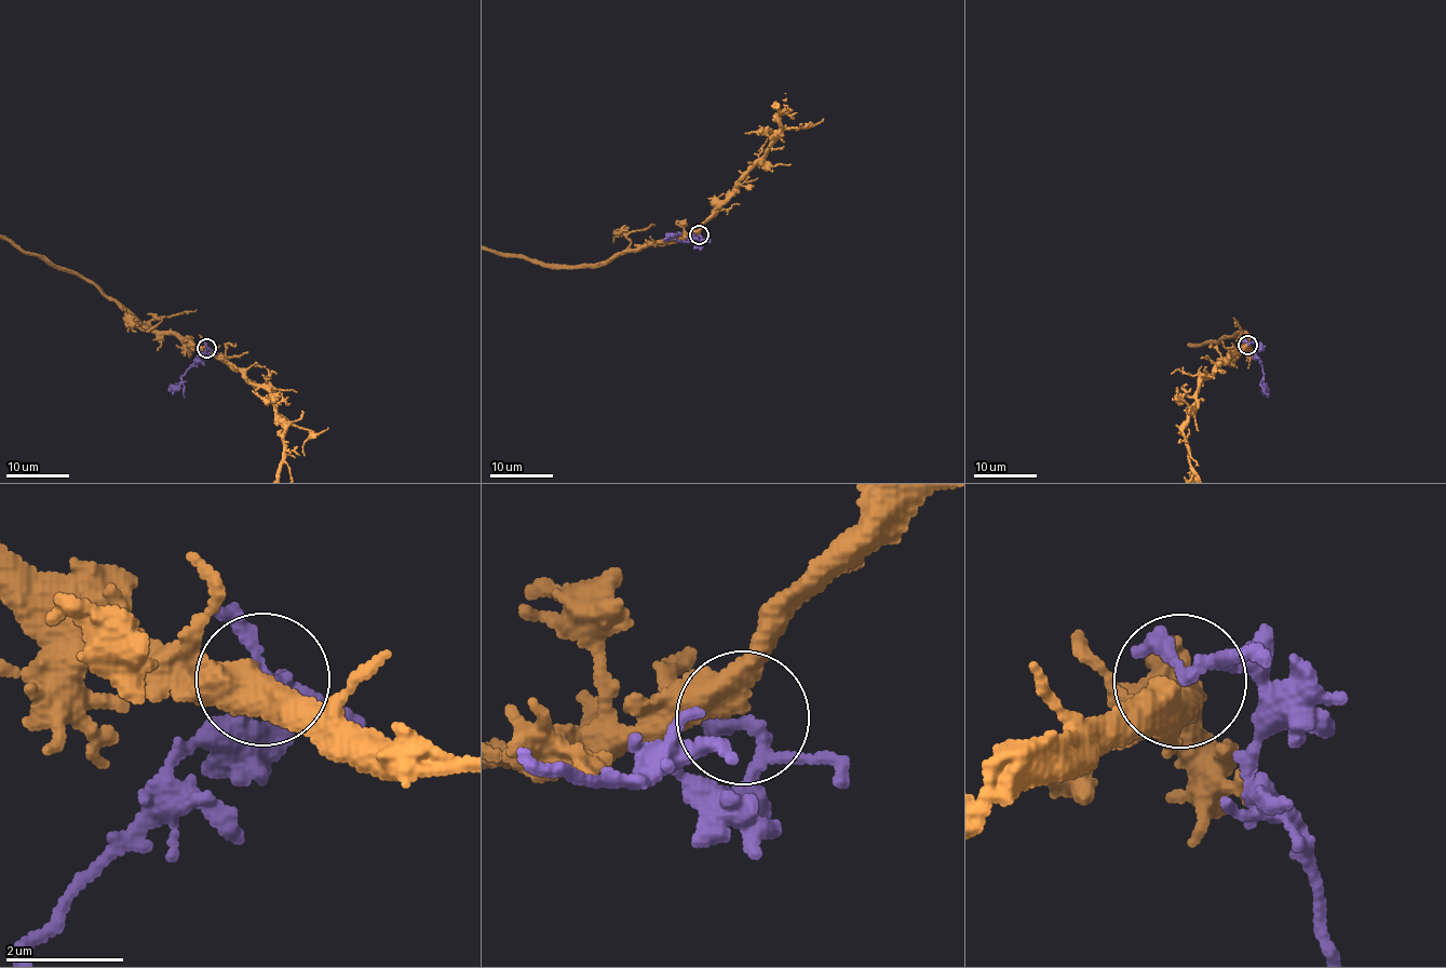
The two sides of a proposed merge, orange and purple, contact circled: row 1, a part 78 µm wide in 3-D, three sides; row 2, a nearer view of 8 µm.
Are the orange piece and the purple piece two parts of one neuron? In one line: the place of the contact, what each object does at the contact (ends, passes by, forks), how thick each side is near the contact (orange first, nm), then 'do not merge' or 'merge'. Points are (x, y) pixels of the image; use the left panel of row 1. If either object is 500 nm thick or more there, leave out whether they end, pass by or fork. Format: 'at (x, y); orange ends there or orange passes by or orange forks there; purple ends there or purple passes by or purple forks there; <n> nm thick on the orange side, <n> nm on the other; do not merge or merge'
at (206, 348); orange passes by; purple forks there; 460 nm thick on the orange side, 160 nm on the other; merge

